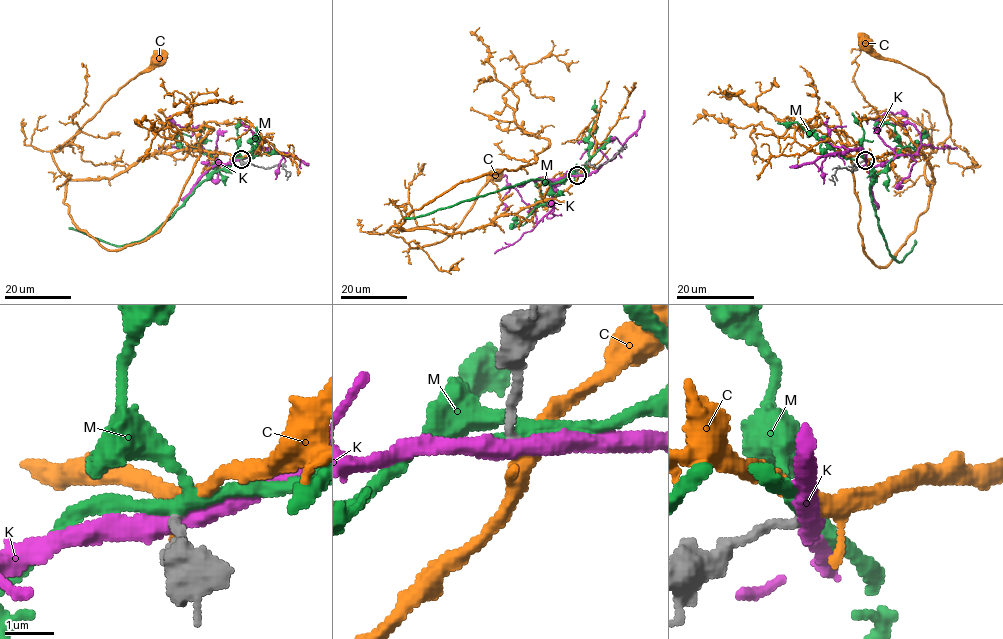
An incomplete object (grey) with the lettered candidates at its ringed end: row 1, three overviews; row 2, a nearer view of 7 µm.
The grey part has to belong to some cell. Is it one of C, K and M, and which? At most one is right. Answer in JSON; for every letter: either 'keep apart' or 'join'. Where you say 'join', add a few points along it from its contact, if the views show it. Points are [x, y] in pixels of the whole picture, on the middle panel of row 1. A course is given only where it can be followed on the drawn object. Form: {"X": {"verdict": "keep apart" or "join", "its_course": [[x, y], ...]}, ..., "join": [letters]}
{"C": {"verdict": "join", "its_course": [[577, 175], [550, 198], [471, 230], [392, 226], [388, 232], [411, 247], [440, 242], [496, 177]]}, "K": {"verdict": "keep apart"}, "M": {"verdict": "keep apart"}, "join": ["C"]}

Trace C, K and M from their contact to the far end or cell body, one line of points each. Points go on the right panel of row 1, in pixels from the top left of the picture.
C: (866, 160), (920, 153), (932, 183), (925, 166), (950, 135), (944, 96), (923, 75), (882, 58), (867, 40)
K: (866, 161), (868, 166), (883, 166), (917, 151), (920, 133), (912, 124), (880, 120), (885, 113), (907, 116)
M: (865, 160), (874, 173), (870, 201), (889, 253), (900, 261), (915, 245), (915, 240)

